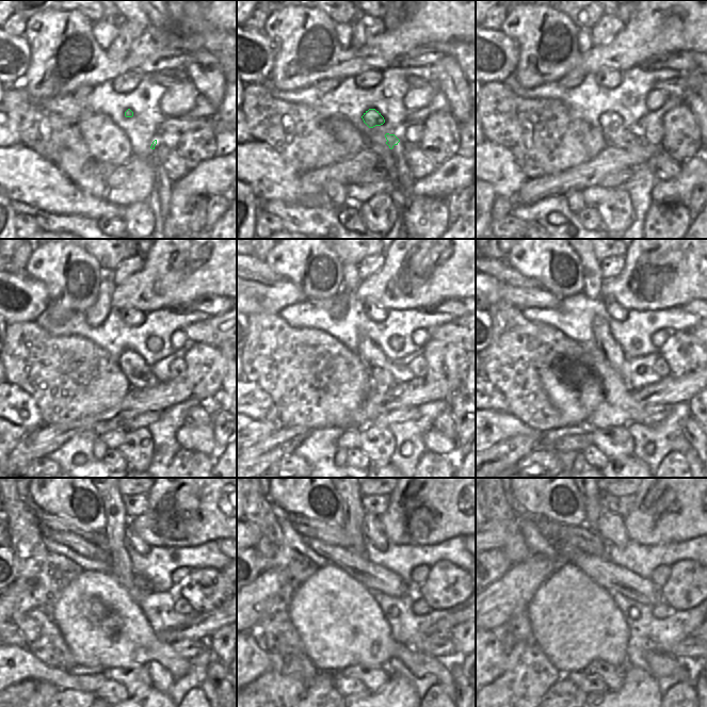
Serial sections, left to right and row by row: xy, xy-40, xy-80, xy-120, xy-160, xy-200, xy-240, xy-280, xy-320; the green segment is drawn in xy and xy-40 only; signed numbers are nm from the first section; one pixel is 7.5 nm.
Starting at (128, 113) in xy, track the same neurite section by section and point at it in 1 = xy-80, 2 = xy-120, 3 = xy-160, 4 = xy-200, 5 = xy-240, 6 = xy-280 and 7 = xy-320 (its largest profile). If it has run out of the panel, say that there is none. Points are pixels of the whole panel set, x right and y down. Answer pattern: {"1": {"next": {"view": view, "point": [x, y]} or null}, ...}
{"1": {"next": {"view": "xy-80", "point": [615, 133]}}, "2": {"next": {"view": "xy-120", "point": [139, 373]}}, "3": {"next": {"view": "xy-160", "point": [376, 364]}}, "4": {"next": {"view": "xy-200", "point": [612, 351]}}, "5": {"next": {"view": "xy-240", "point": [116, 518]}}, "6": {"next": {"view": "xy-280", "point": [354, 513]}}, "7": {"next": {"view": "xy-320", "point": [591, 499]}}}

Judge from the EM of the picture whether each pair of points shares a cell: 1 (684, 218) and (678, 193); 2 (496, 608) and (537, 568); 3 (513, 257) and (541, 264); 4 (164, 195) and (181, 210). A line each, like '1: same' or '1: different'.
1: different
2: same
3: same
4: different

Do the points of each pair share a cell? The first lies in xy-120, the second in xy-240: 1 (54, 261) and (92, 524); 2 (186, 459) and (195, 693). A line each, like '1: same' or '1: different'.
1: same
2: same

